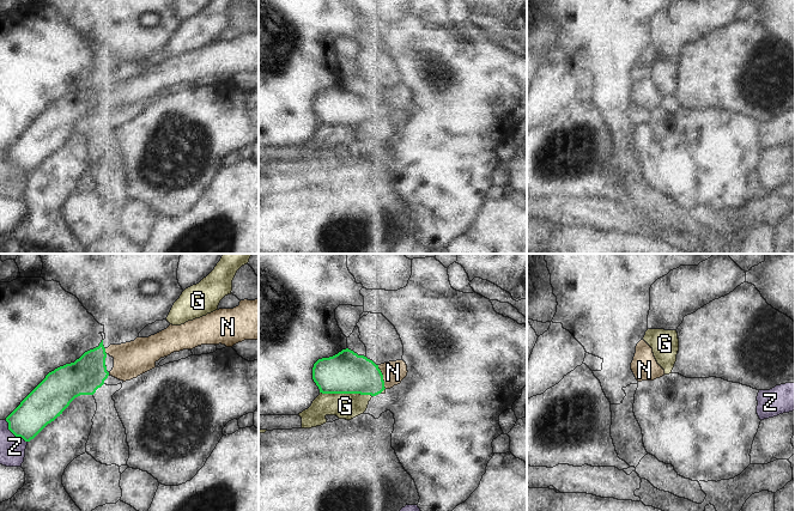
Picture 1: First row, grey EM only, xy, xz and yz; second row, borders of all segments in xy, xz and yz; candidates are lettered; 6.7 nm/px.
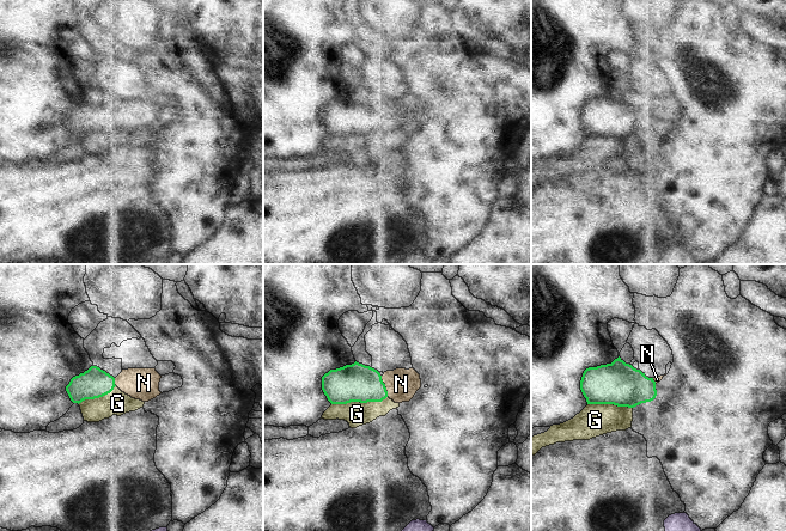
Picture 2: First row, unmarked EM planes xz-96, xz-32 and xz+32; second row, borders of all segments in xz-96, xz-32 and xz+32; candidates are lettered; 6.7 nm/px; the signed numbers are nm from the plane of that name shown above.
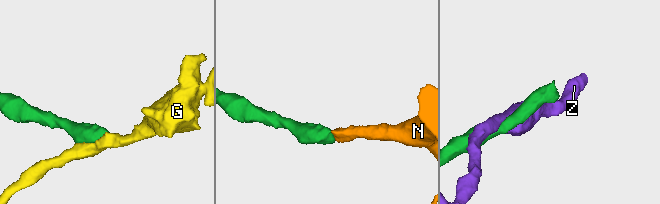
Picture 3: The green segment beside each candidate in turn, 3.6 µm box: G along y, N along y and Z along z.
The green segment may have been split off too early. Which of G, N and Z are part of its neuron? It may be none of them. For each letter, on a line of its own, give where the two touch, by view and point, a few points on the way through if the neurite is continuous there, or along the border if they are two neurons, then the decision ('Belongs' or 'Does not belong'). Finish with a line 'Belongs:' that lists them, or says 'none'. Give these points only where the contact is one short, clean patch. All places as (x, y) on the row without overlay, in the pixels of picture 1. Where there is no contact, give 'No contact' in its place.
G: Touches green at xz (346, 125). Does not belong
N: Touches green at xz (382, 109). Path across: xz (346, 104), (364, 109), (382, 109), (393, 104). Belongs
Z: Touches green at xy (13, 165). Does not belong
Belongs: N.

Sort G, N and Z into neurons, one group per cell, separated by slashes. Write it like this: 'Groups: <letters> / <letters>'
Groups: G / N / Z

